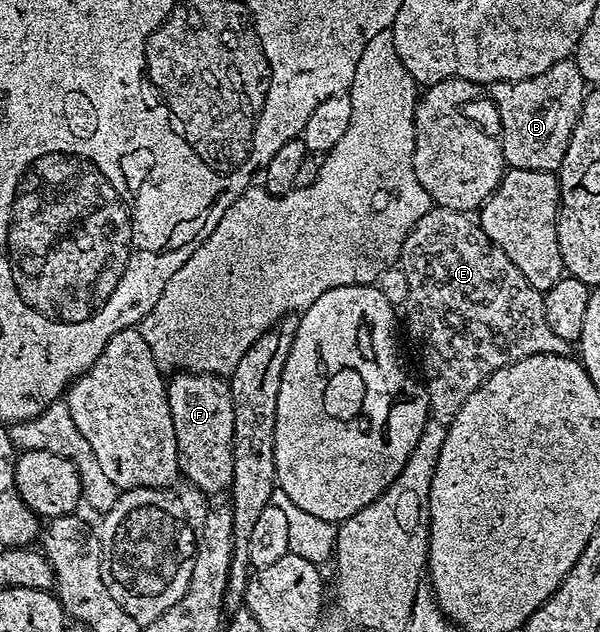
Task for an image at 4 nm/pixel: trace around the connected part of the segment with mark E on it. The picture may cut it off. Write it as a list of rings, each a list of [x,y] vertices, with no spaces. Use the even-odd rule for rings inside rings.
[[[434,205],[417,221],[414,229],[410,229],[400,250],[398,266],[405,271],[406,283],[409,286],[408,295],[402,306],[402,319],[403,322],[404,319],[408,322],[408,335],[416,342],[416,351],[420,354],[420,367],[424,370],[422,382],[424,388],[428,390],[428,409],[431,418],[440,423],[445,425],[452,423],[456,414],[462,409],[462,405],[466,405],[466,397],[470,397],[470,393],[474,393],[474,389],[481,387],[498,369],[502,369],[514,361],[522,361],[531,355],[571,356],[573,354],[573,344],[562,341],[562,337],[557,337],[550,330],[550,325],[546,322],[546,309],[541,291],[534,289],[534,285],[530,285],[530,281],[526,281],[526,277],[522,277],[522,269],[518,269],[518,265],[514,265],[514,261],[510,261],[510,257],[506,257],[506,253],[502,253],[502,249],[498,249],[498,245],[494,245],[494,241],[490,241],[490,237],[486,237],[479,222],[471,214]]]

